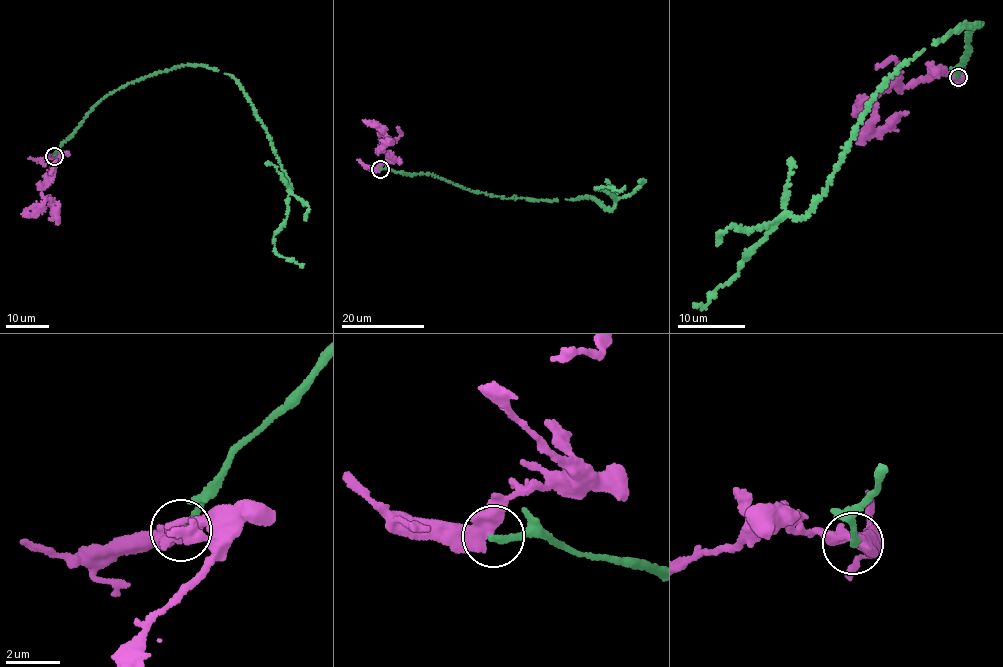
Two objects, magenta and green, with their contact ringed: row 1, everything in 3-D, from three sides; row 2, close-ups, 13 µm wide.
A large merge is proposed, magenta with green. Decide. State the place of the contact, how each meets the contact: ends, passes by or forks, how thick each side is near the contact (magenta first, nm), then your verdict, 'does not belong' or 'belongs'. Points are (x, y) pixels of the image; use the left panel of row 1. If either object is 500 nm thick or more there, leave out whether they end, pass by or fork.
place (54, 156); magenta passes by; green ends; calibres 480 and 260 nm; does not belong

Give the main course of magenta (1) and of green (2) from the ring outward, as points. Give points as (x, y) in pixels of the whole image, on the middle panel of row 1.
1: (380, 169), (391, 159), (382, 145), (391, 140), (381, 134), (384, 132), (387, 138), (378, 153)
2: (381, 169), (429, 173), (498, 197), (591, 197), (609, 211), (613, 196), (595, 189), (625, 186)

